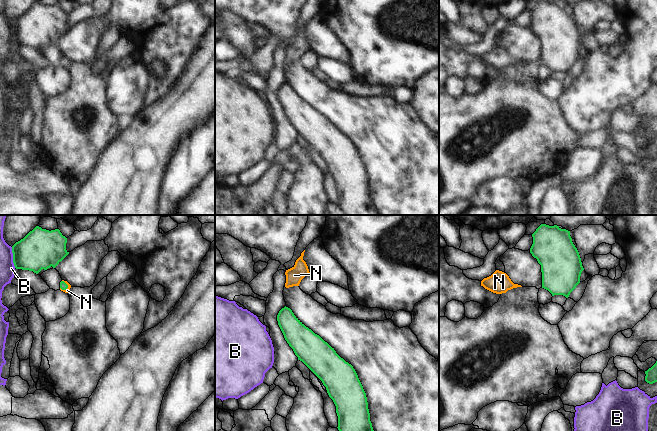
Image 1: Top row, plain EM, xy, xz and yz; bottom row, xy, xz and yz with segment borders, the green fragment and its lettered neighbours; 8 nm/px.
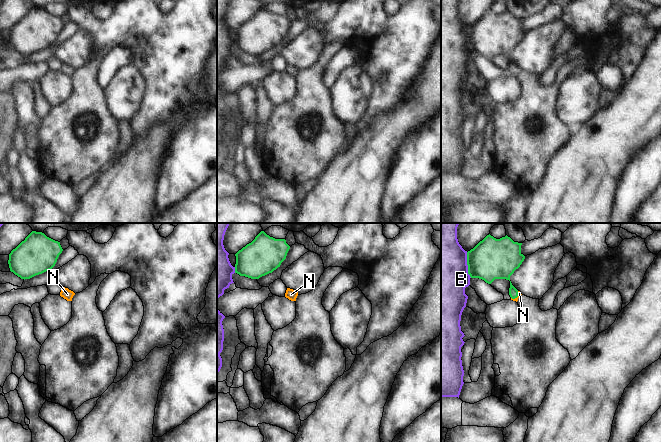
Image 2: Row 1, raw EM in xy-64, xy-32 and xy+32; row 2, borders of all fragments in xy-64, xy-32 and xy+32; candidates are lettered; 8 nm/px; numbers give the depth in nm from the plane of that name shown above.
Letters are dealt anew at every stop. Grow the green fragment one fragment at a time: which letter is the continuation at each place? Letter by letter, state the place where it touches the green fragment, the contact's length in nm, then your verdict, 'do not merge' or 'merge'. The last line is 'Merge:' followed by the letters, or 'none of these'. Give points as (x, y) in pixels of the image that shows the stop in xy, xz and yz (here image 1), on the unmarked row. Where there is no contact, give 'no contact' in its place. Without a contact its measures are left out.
B: contact xy (13, 33); length 170 nm; do not merge
N: contact xy (67, 61); length 90 nm; merge
Merge: N

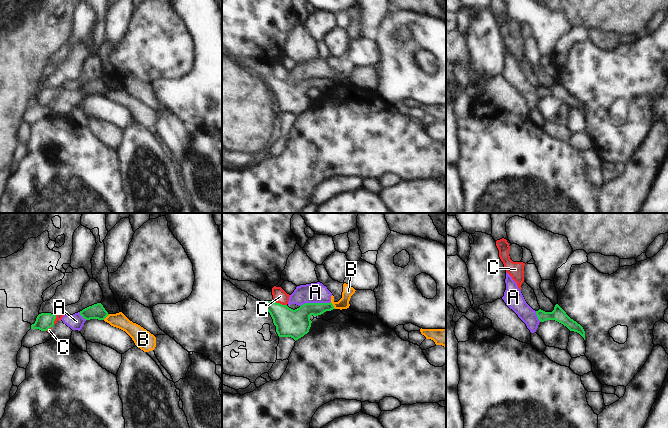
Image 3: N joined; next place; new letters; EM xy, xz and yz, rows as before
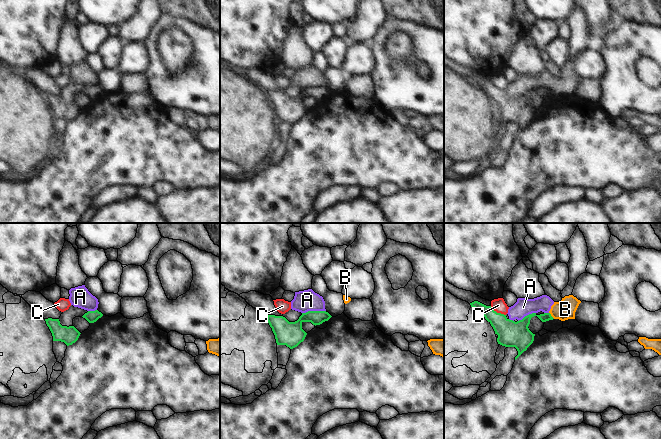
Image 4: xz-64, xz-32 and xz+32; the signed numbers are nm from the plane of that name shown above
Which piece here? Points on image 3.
A: contact xz (315, 79); length 260 nm; do not merge
B: contact xz (332, 81); length 70 nm; do not merge
C: contact xz (281, 80); length 100 nm; do not merge
Merge: none of these

